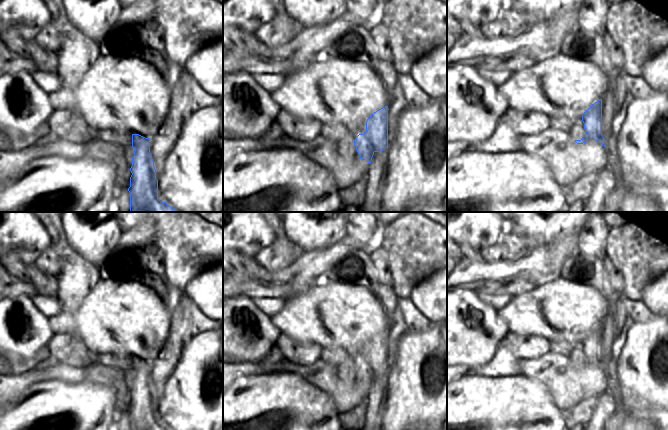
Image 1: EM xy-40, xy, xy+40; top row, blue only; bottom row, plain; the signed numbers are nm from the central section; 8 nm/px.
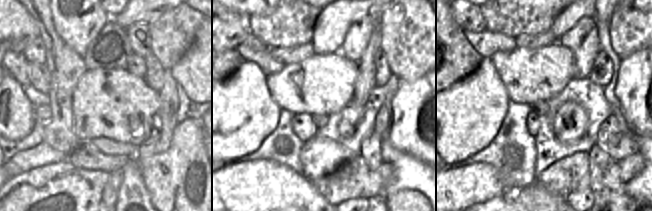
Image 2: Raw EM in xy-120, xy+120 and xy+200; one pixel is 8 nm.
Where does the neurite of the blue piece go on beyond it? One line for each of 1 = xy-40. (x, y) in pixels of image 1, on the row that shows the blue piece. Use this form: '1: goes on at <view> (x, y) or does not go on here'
1: does not go on here

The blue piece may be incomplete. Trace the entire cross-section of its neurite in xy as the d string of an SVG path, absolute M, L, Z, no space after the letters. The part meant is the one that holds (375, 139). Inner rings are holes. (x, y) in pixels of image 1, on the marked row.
M385 106L369 116L366 131L354 140L360 159L369 164L375 152L381 152L388 147L388 110Z

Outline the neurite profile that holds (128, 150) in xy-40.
M129 144L127 146L124 146L124 157L130 167L132 166L132 157L134 155L134 149L132 147L132 144Z

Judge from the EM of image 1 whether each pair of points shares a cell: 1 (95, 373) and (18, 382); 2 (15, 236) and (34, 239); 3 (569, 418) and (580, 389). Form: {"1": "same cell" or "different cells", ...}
{"1": "different cells", "2": "same cell", "3": "different cells"}

